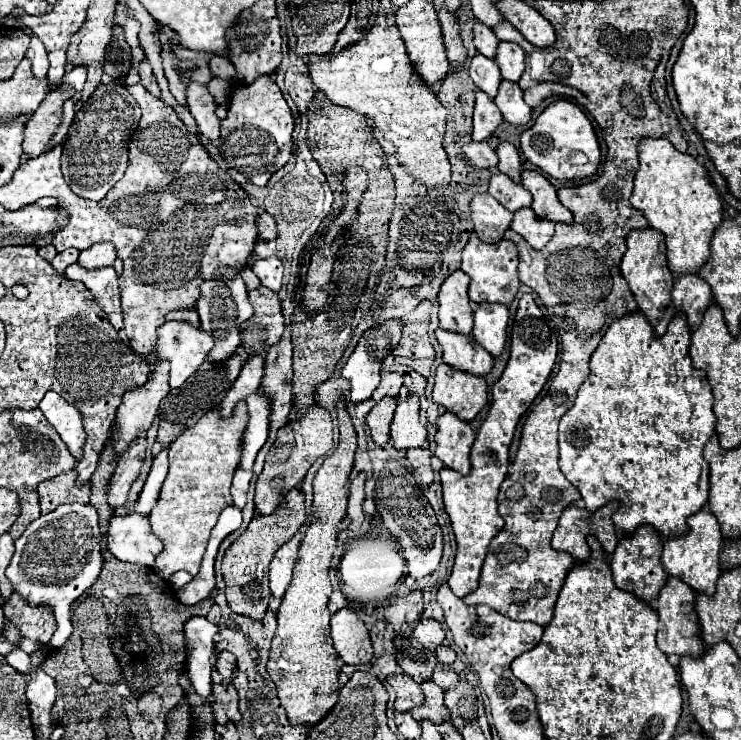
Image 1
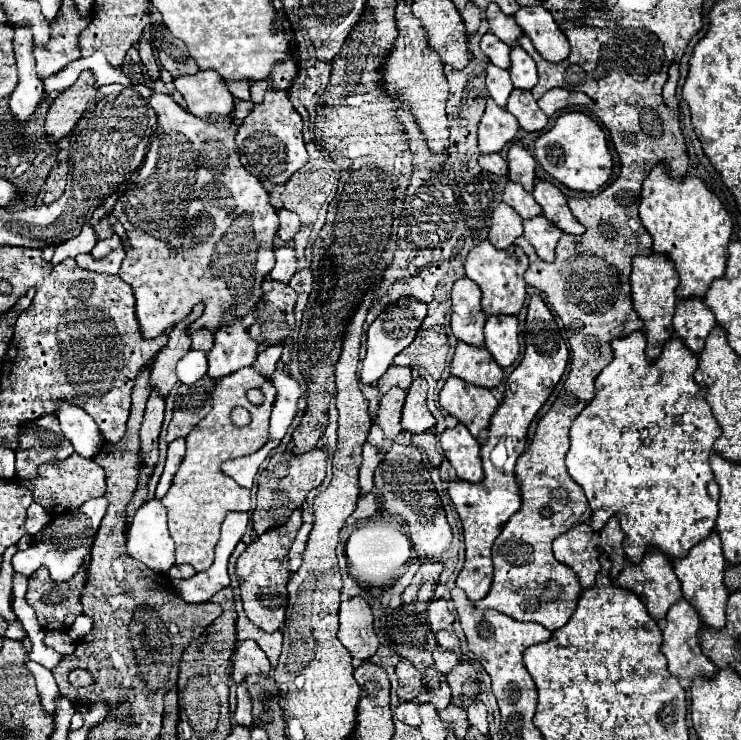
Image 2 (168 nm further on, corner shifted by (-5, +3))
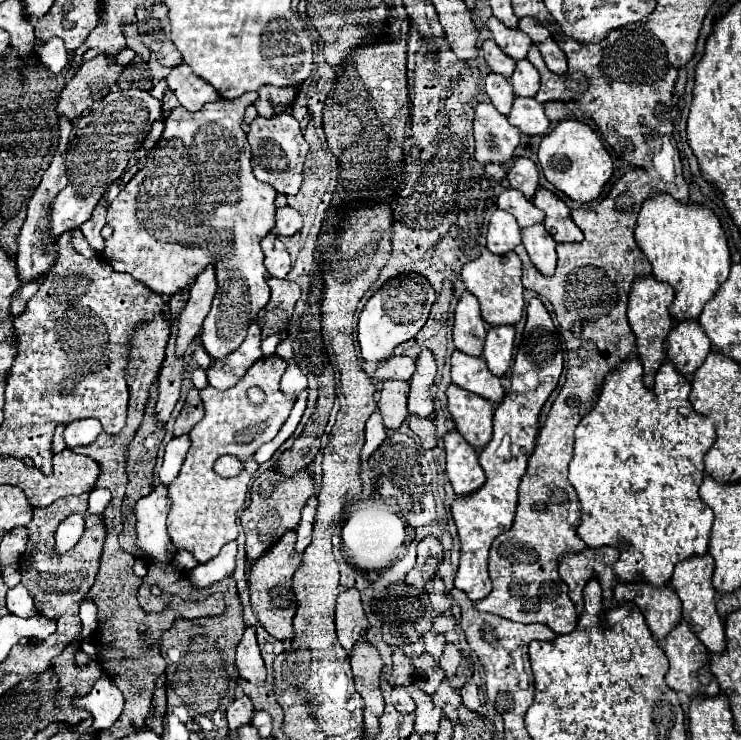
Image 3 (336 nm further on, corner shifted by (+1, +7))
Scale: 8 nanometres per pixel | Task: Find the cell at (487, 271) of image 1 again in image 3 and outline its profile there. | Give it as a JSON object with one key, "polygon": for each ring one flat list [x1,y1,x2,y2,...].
{"polygon":[[488,250,482,252,480,258,464,264,462,280,468,292,472,292,482,308,482,318,490,326,514,326,522,318,524,310,524,288,520,280,520,258,514,252,504,256,496,256]]}

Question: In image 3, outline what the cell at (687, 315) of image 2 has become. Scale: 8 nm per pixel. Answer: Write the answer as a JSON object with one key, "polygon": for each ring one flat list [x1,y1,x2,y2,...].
{"polygon":[[678,322,668,336,668,360,674,362,676,370,686,378,690,378,696,368,702,366,710,350,712,344,702,332,700,322]]}

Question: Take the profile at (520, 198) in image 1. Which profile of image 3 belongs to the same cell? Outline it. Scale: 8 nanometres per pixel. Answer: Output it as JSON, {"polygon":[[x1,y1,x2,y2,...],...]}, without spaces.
{"polygon":[[506,188,498,196,498,208,510,212,516,218,516,222,520,224,520,228,528,228,528,226,534,226,544,220,542,210,538,210,530,200,524,198,522,192,518,192,514,188]]}

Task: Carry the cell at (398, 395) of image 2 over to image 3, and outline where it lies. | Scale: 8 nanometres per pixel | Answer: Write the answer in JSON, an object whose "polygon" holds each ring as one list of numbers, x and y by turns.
{"polygon":[[386,380,380,390,380,400,378,408,384,416,384,426,390,430,398,430,400,424,408,416,406,400,408,400,408,382,402,380]]}

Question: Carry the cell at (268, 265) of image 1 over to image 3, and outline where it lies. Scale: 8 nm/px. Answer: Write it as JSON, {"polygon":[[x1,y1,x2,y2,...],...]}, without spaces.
{"polygon":[[266,234,260,242,262,250,264,250,264,264,266,264,266,270,274,276,274,278,286,278,288,270,290,270,290,256,288,256,288,250,286,246,278,240,276,234]]}

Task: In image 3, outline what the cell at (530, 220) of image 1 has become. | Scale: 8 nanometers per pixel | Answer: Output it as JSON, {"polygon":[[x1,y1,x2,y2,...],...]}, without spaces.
{"polygon":[[534,224,522,230,522,244,532,260,532,264,544,274,552,276,556,268,556,242,550,234,546,234,544,224]]}

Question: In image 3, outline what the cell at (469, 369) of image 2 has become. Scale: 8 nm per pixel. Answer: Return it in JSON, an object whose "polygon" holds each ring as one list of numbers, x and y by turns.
{"polygon":[[458,350,452,354,452,382,464,390,486,398,492,404,502,402,506,396,500,378,496,378,488,370,484,358,466,356]]}

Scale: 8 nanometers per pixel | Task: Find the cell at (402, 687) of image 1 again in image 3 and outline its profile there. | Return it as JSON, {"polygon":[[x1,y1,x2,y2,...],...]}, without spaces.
{"polygon":[[396,648,392,652,392,660,394,660,394,668,392,668,392,676,390,676,392,686,410,686,410,684,414,684,416,668,410,662,410,658,400,648]]}

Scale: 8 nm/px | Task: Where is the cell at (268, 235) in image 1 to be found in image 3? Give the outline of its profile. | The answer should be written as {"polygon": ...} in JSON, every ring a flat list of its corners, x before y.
{"polygon":[[284,206,276,210,276,228,282,236,294,236,302,228,302,216,298,210]]}

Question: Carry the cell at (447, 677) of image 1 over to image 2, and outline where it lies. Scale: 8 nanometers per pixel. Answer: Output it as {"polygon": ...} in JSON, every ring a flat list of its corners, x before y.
{"polygon":[[436,648,434,650,434,668,438,670,438,672,450,672,456,664,460,662,460,658,454,654,454,652,450,652,450,650,442,650,442,648]]}

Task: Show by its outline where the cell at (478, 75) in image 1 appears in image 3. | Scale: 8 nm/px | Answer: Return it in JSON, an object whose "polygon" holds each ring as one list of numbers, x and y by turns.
{"polygon":[[490,72,486,76,486,94,490,96,492,104,496,106,496,110,504,116,510,114,512,102,514,102,514,92,512,92,512,84,508,82,508,78,504,78,502,74,494,74]]}

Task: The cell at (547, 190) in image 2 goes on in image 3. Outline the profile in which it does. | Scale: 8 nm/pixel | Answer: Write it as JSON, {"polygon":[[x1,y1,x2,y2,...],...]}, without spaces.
{"polygon":[[540,188,532,202,546,214,544,226,556,242,582,242,584,240,582,230,570,218,570,208,556,194]]}

